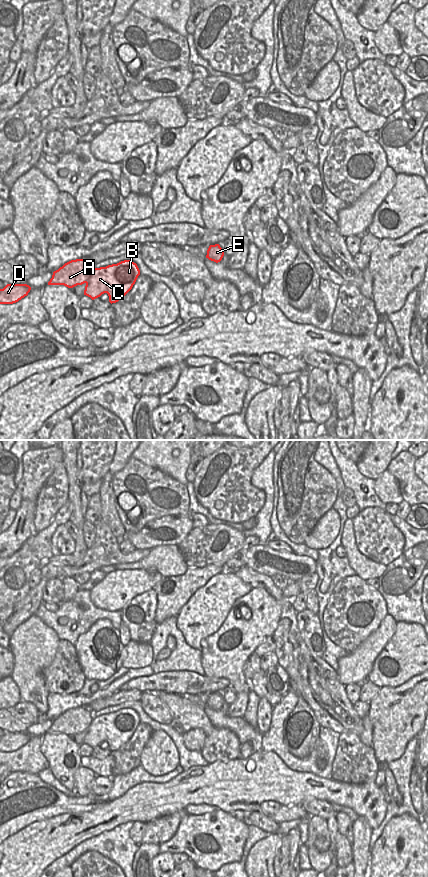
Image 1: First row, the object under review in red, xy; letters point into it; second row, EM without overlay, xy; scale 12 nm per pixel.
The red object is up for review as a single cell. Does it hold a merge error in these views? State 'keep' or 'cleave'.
cleave

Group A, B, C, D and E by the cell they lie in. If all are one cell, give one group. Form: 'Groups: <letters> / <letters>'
Groups: A D / B C E.

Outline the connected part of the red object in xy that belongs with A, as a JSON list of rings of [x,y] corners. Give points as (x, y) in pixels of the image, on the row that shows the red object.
[[[88,259],[71,260],[53,272],[48,285],[64,285],[68,288],[82,285],[89,280],[93,269]]]

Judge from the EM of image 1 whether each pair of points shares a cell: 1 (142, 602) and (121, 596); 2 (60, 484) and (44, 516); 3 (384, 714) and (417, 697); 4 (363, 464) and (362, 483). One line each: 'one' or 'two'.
1: two
2: one
3: one
4: two

